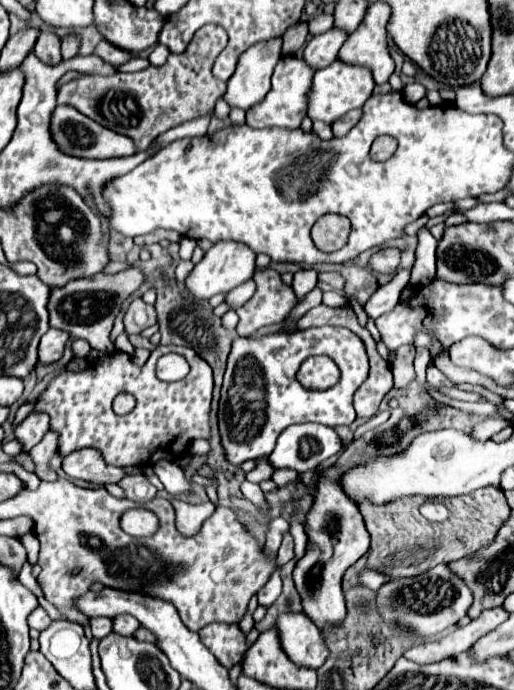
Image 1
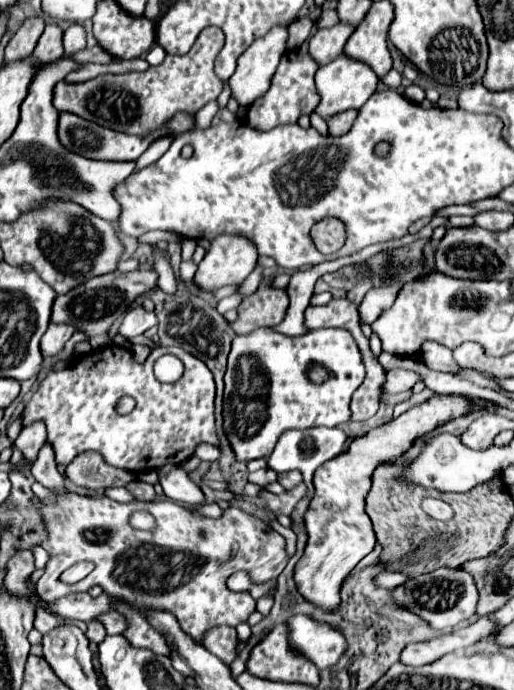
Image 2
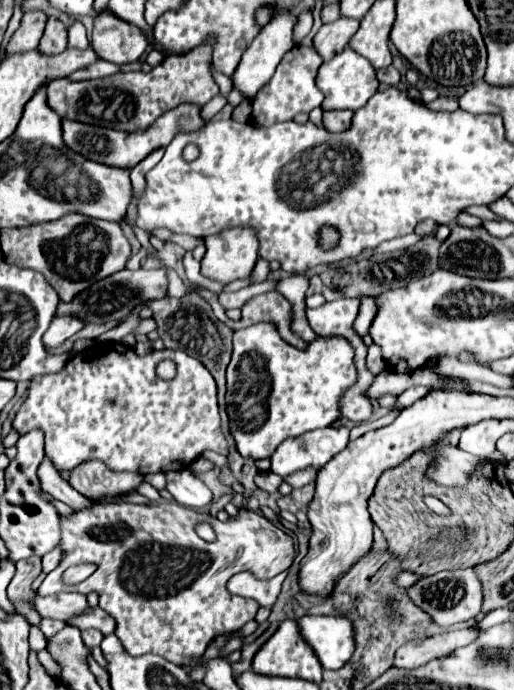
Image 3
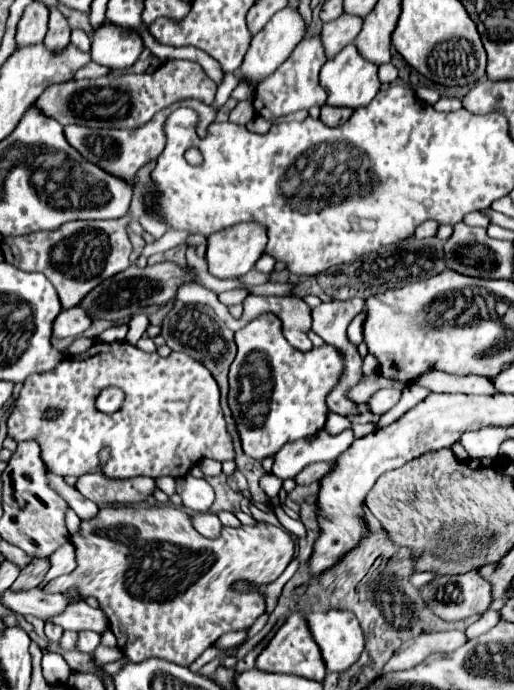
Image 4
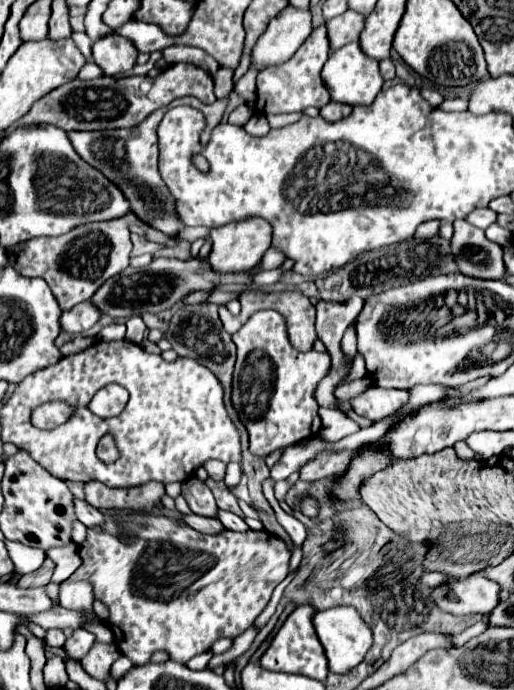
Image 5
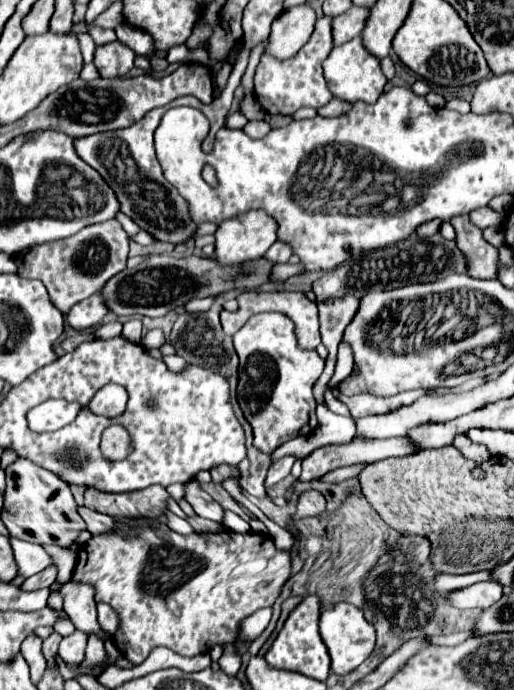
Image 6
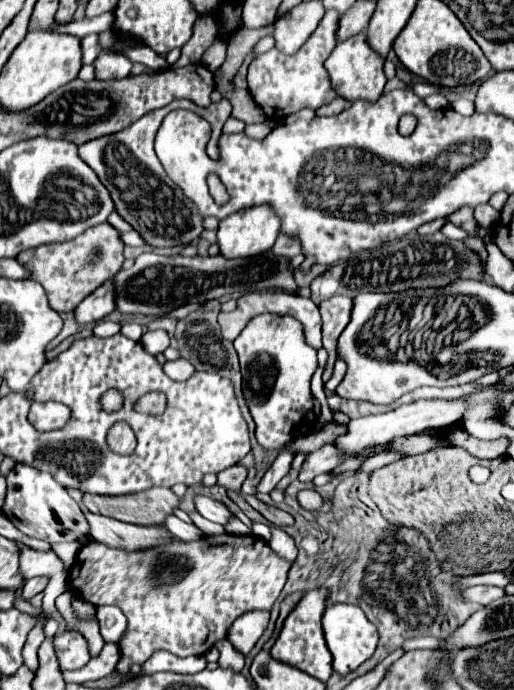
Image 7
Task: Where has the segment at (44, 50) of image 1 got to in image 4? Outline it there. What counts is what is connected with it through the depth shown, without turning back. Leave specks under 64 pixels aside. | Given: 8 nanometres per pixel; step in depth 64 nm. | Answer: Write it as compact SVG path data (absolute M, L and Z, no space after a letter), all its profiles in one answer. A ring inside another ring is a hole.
M50 10L50 24L48 24L48 34L44 38L44 44L52 50L60 50L70 44L70 26L66 22L66 16L58 10Z

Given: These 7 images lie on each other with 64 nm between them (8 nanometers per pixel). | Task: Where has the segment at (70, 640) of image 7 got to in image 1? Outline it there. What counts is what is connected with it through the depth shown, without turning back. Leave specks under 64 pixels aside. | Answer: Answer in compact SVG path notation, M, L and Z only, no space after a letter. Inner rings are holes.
M92 618L90 630L92 630L92 636L100 640L112 632L112 620L110 618Z

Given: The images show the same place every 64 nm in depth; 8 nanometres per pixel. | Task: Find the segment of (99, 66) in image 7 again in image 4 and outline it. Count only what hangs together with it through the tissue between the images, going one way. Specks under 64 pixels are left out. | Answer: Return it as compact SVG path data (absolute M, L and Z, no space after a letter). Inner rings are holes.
M104 24L92 36L92 60L110 70L130 68L138 60L142 48L140 36L126 28L112 28L112 24Z

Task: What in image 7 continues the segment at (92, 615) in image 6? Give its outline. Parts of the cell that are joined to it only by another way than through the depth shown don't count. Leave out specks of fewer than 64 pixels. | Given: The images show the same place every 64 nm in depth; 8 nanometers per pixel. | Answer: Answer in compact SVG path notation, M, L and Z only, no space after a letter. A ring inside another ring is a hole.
M72 596L72 608L76 610L78 616L90 616L96 612L96 608L92 604L88 604L86 600L80 600L80 596Z

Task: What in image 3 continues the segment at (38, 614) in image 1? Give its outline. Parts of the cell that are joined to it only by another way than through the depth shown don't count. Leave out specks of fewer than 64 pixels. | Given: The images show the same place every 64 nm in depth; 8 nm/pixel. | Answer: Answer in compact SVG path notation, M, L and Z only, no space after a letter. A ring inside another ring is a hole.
M44 618L42 624L40 624L40 630L44 632L44 636L50 638L50 636L56 636L64 626L66 626L66 624L60 622L60 620L48 620L48 618Z

